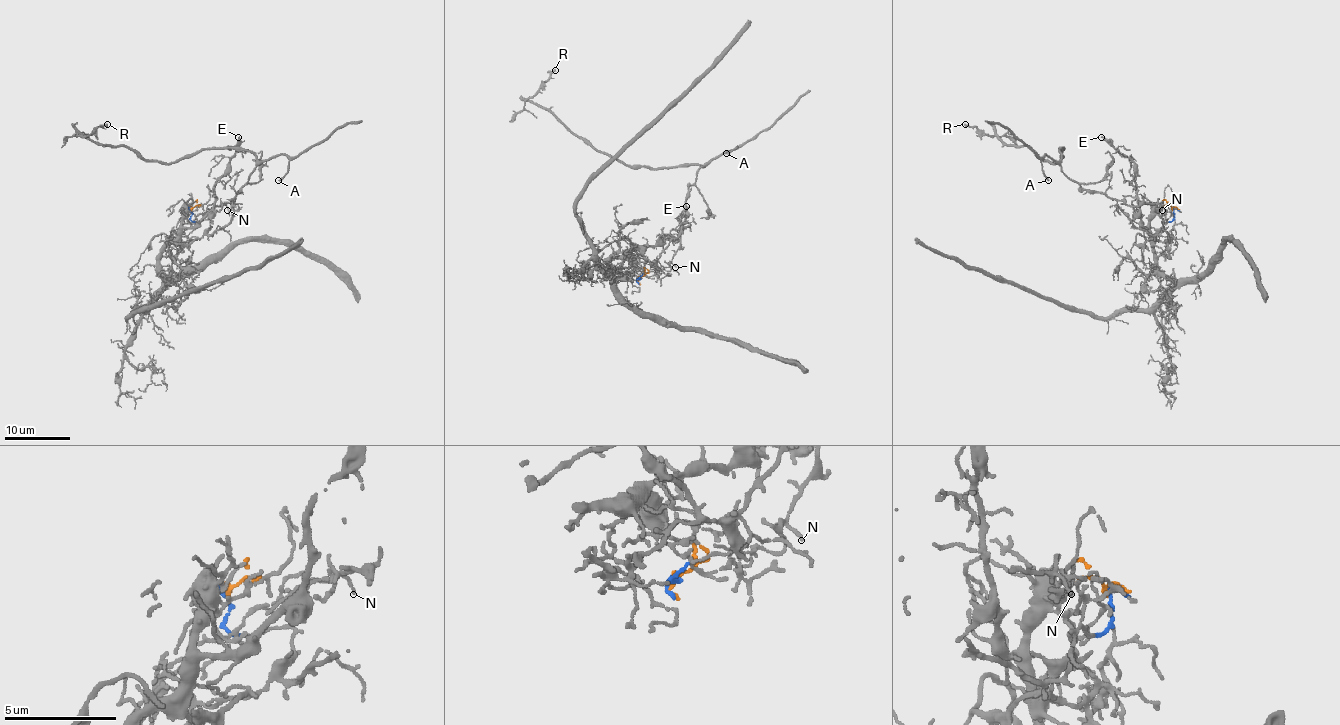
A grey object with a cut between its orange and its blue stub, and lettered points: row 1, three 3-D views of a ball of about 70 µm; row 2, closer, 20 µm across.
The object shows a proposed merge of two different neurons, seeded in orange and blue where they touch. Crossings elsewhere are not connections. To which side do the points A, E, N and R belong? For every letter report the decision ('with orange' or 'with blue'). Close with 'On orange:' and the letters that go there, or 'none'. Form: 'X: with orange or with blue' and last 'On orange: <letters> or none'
A: with blue
E: with orange
N: with blue
R: with blue
On orange: E

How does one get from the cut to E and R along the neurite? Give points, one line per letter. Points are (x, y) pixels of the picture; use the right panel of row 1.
E: (1176, 208), (1164, 204), (1145, 227), (1138, 208), (1135, 165), (1100, 137)
R: (1176, 208), (1151, 235), (1115, 199), (1072, 181), (1061, 168), (1063, 149), (1046, 162), (964, 124)

